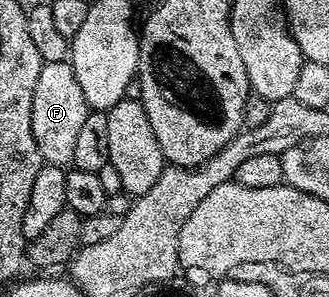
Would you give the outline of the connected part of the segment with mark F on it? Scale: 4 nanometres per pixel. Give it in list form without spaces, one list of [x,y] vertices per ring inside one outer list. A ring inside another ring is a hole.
[[[69,62],[43,63],[40,78],[36,78],[36,94],[32,98],[32,138],[36,138],[36,146],[45,163],[59,166],[71,163],[76,133],[84,123],[87,111],[84,90],[80,90],[80,82],[76,82],[74,68]]]

